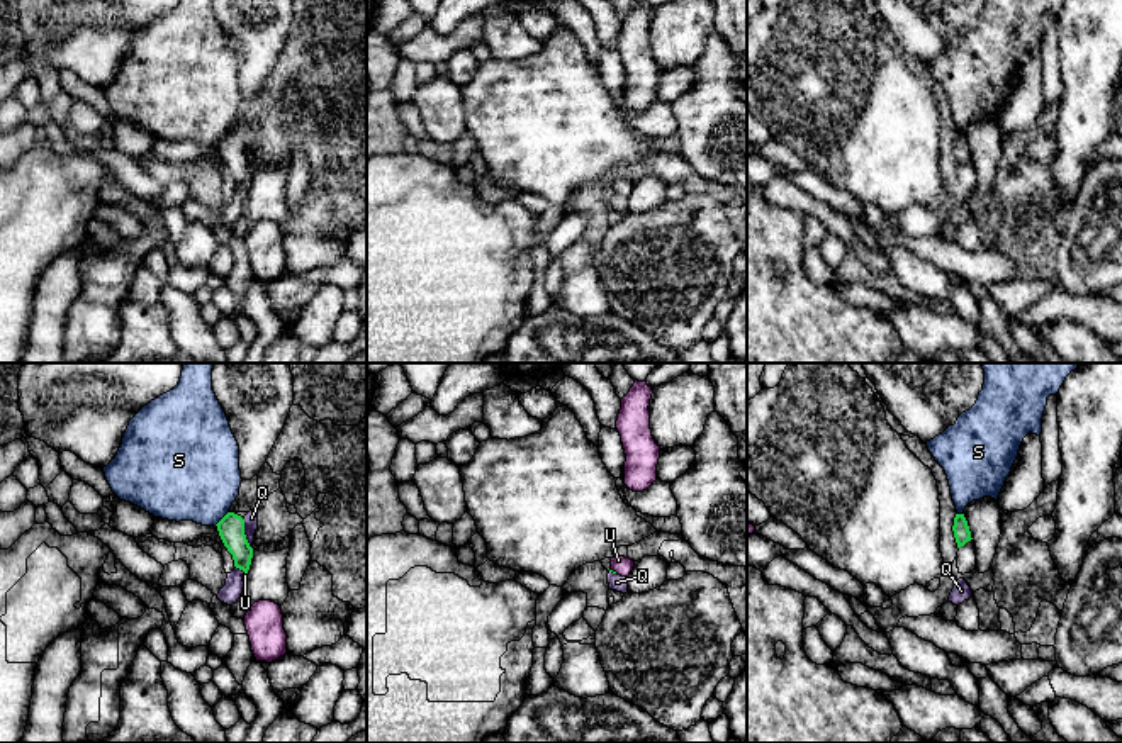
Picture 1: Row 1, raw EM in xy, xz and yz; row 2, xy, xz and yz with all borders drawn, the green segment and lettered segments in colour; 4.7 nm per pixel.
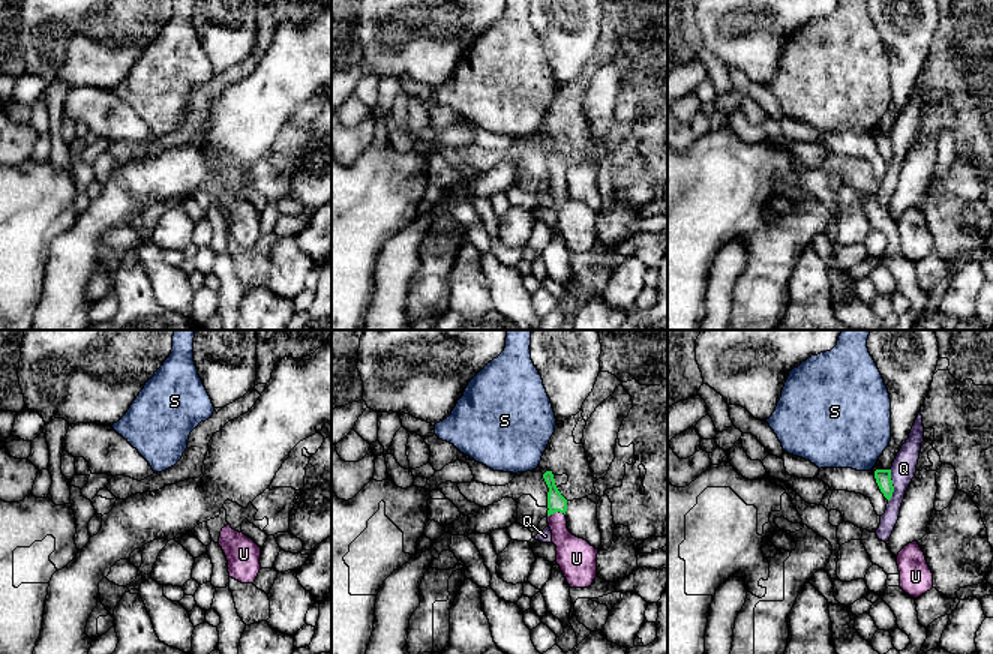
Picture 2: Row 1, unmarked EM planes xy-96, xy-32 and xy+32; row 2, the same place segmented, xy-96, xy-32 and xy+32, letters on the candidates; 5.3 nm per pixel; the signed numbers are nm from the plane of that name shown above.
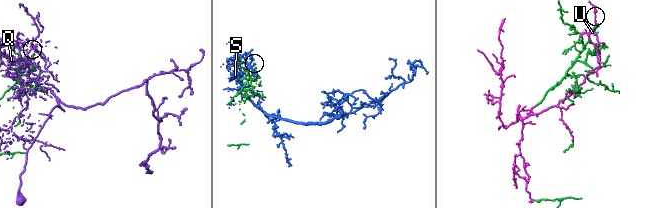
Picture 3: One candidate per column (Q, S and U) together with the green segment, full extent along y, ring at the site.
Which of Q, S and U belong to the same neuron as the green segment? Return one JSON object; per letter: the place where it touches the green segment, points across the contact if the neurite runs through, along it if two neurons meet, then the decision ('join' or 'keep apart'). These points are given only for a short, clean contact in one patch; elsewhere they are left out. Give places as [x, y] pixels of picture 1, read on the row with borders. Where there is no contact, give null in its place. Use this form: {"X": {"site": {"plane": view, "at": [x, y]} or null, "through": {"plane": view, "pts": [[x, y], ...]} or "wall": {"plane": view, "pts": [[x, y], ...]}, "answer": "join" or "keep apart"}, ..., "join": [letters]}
{"Q": {"site": {"plane": "xy", "at": [243, 533]}, "wall": {"plane": "xy", "pts": [[241, 518], [250, 547]]}, "answer": "keep apart"}, "S": {"site": {"plane": "xy", "at": [223, 518]}, "wall": {"plane": "xy", "pts": [[228, 511], [214, 525]]}, "answer": "keep apart"}, "U": {"site": {"plane": "xz", "at": [615, 572]}, "answer": "join"}, "join": ["U"]}

